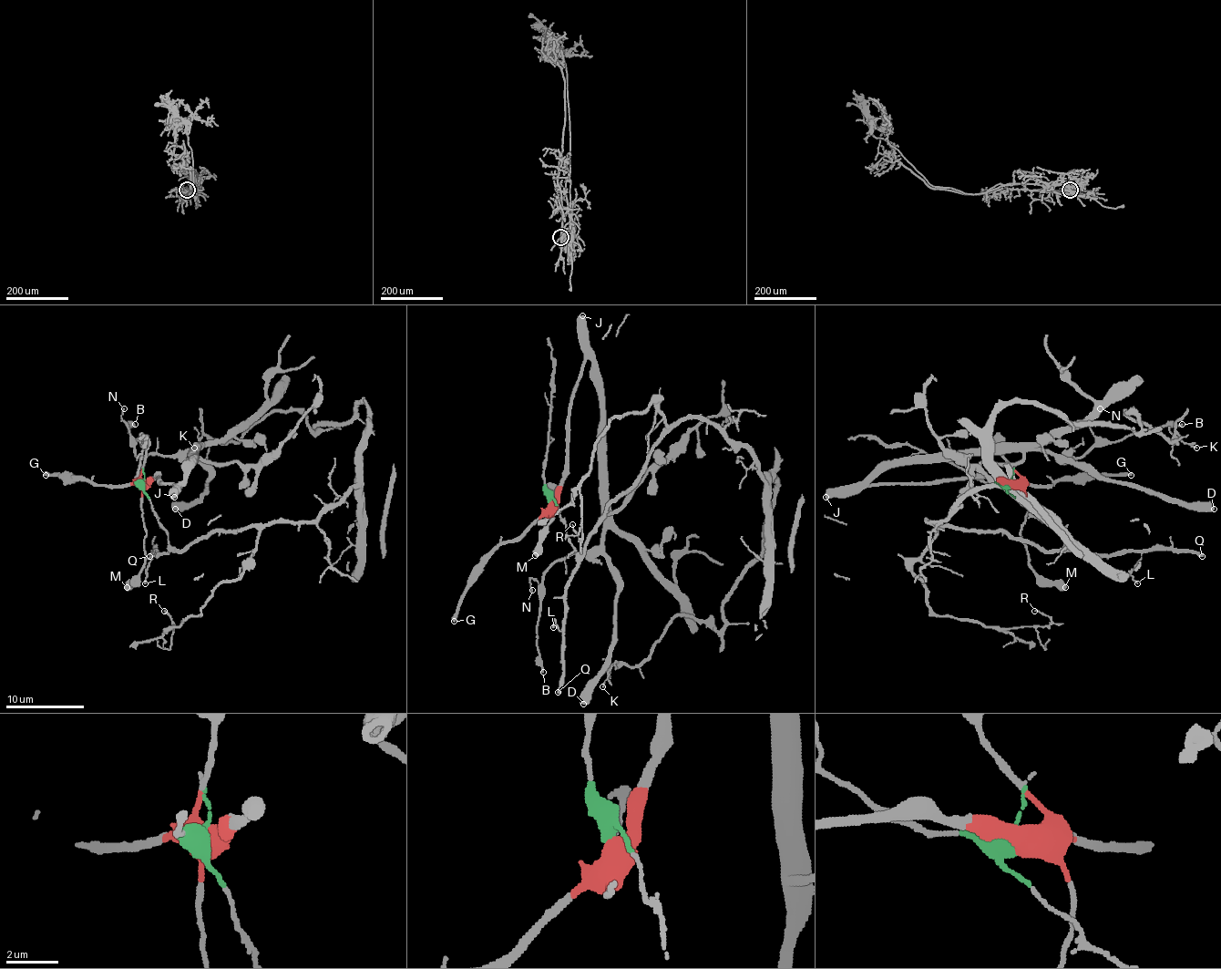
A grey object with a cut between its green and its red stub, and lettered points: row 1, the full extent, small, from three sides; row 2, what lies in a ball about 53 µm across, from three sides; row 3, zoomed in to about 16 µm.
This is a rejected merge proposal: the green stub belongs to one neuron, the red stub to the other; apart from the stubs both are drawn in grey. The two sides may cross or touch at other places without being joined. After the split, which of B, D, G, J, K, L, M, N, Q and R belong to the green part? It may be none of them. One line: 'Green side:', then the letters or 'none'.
Green side: K, L, Q, R

